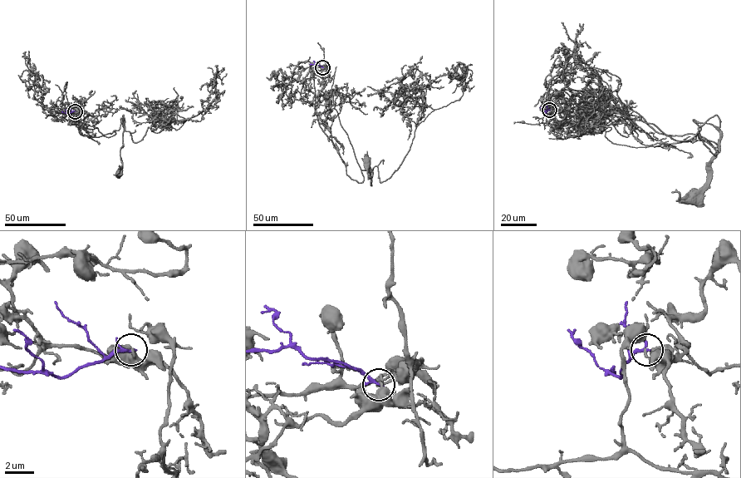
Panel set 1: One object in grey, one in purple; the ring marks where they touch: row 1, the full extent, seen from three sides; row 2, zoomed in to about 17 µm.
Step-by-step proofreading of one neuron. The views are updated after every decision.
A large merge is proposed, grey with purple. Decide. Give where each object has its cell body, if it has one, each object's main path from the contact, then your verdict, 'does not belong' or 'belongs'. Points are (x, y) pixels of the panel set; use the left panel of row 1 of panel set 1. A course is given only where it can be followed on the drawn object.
grey (119, 174) | purple none | grey via (75, 111), (61, 110), (66, 81), (70, 109), (84, 127), (110, 137), (124, 120), (120, 173) | purple via (75, 111), (68, 113), (61, 111) | does not belong

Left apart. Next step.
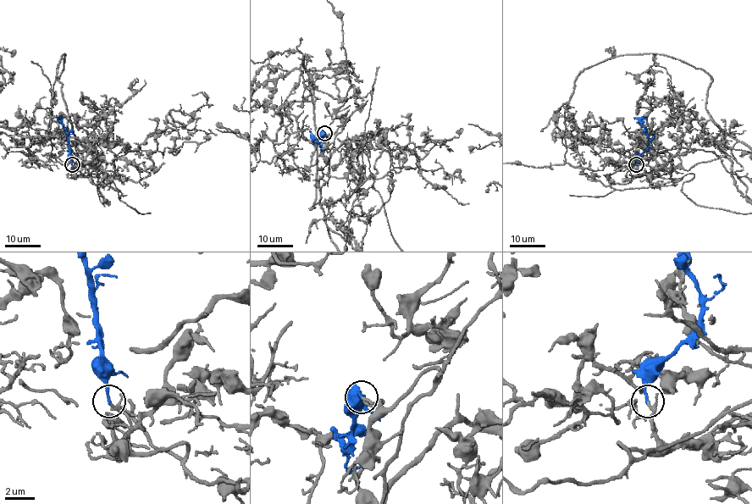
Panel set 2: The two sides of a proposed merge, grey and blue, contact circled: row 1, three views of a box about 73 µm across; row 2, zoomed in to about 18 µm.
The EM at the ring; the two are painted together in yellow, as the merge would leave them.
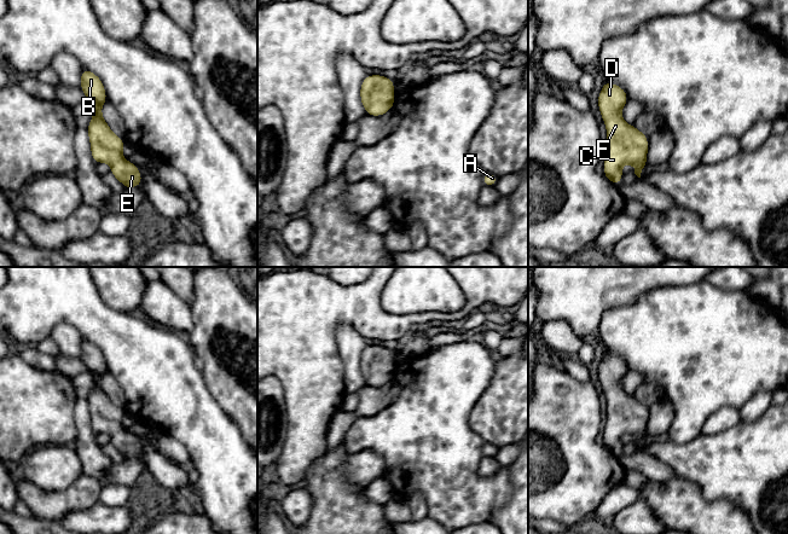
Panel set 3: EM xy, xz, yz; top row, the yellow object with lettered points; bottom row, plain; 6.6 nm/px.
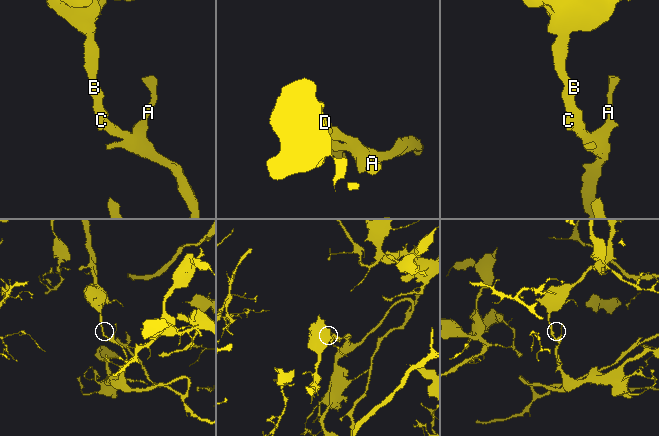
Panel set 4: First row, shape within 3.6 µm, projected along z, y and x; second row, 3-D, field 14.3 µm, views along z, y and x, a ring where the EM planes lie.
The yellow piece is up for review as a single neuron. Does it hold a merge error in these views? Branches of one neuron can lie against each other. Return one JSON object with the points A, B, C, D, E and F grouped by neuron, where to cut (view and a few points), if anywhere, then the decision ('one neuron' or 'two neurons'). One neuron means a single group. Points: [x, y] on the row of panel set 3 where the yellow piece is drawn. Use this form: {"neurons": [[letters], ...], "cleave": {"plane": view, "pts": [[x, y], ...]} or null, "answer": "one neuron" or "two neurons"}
{"neurons": [["A", "B", "C", "D", "E", "F"]], "cleave": null, "answer": "one neuron"}

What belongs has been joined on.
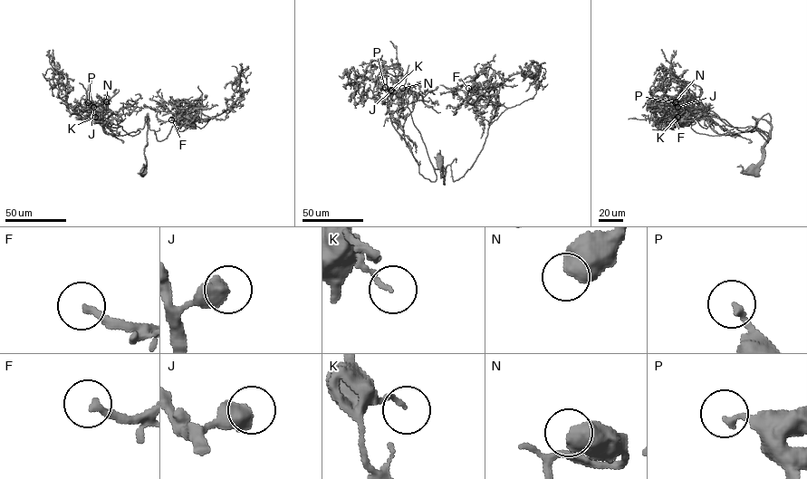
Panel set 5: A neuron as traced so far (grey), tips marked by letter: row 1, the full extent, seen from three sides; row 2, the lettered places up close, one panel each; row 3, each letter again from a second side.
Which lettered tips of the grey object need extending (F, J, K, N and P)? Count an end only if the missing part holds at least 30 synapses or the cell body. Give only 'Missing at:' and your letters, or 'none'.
Missing at: F, N

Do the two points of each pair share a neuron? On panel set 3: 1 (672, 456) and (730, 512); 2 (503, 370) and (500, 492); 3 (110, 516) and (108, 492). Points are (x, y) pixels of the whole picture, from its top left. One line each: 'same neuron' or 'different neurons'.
1: different neurons
2: different neurons
3: different neurons

